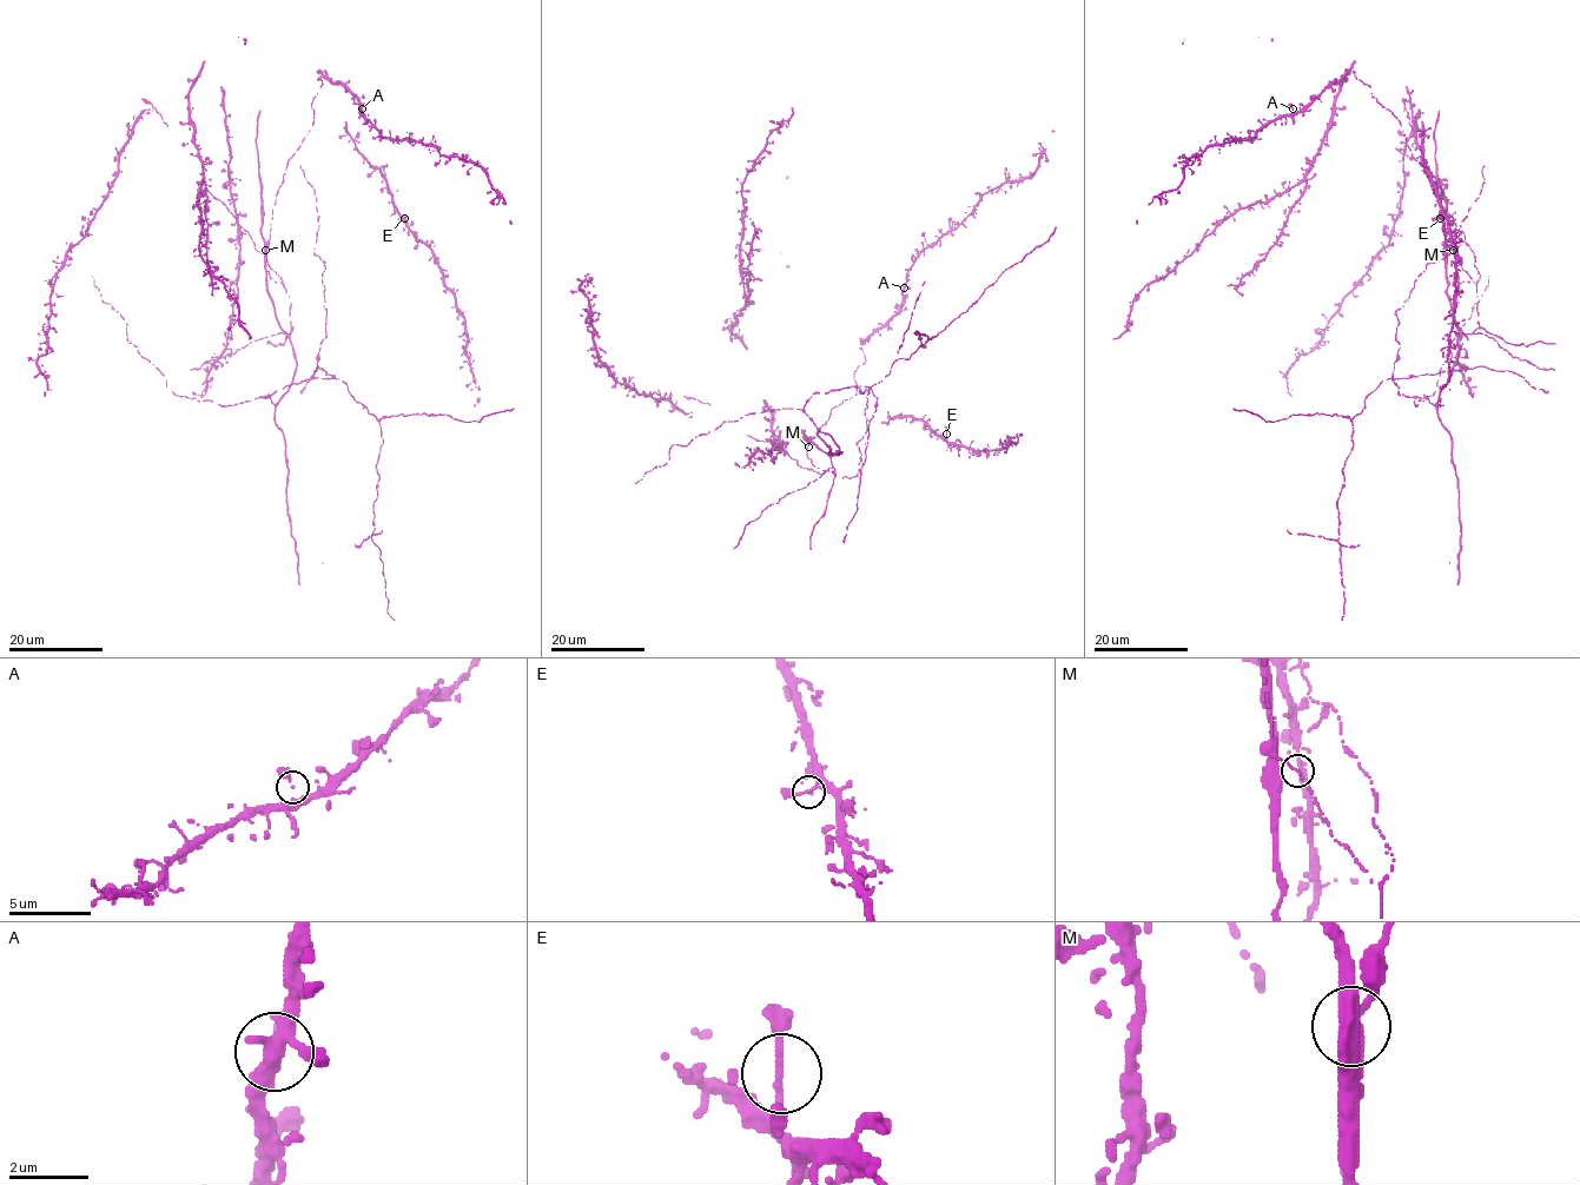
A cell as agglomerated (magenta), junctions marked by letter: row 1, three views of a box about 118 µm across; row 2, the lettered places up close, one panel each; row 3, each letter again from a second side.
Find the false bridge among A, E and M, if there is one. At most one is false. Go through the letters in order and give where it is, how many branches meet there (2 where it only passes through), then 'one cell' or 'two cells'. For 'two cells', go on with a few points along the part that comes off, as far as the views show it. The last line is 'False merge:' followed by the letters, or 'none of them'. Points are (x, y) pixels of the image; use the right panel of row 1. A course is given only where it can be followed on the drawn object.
A: place (1293, 108); branches 2; one cell
E: place (1440, 218); branches 2; one cell
M: place (1453, 250); branches 2; one cell
False merge: none of them

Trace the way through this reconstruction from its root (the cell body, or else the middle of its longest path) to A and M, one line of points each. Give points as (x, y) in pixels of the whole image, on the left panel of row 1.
A: (252, 239), (281, 282), (264, 253), (288, 160), (313, 123), (317, 71), (362, 108)
M: (252, 239), (281, 282), (265, 270), (265, 250)

